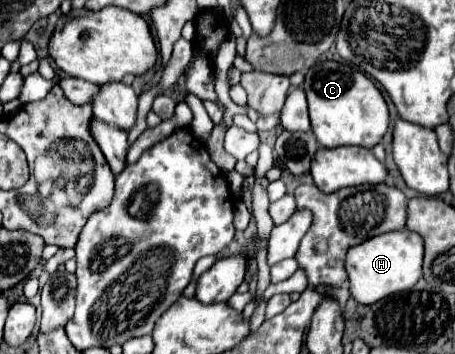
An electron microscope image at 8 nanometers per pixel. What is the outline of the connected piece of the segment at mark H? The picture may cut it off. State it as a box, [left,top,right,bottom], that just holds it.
[345,230,423,304]

